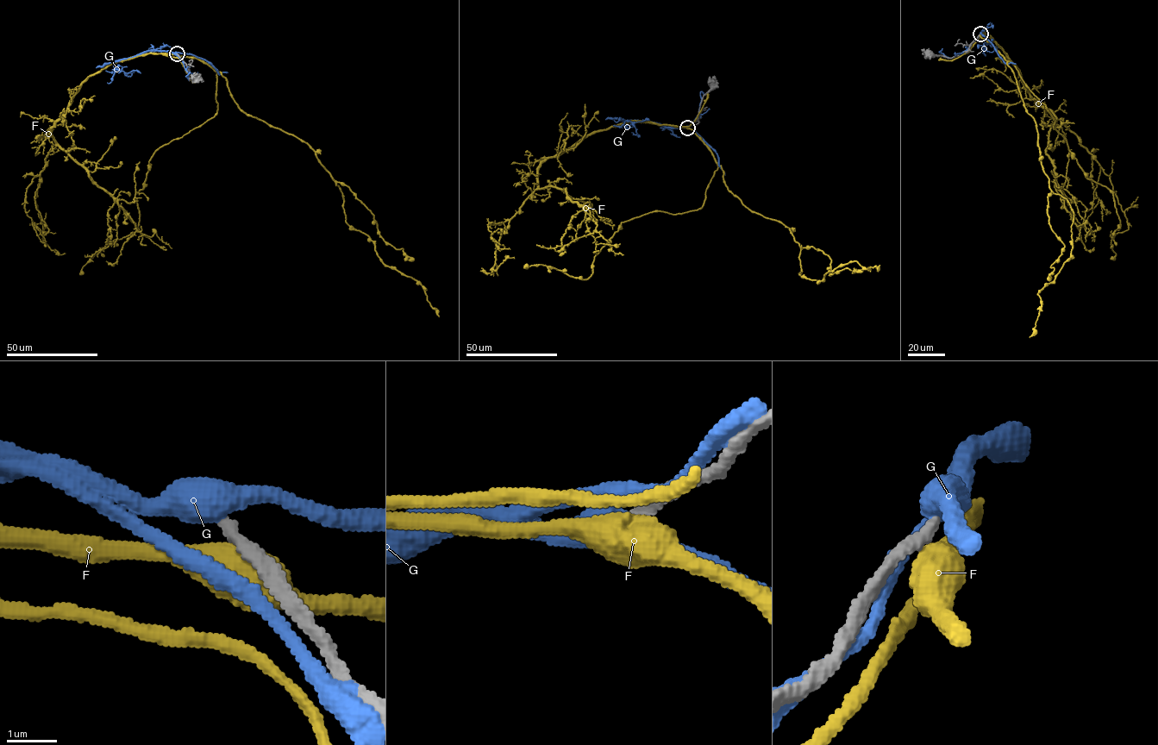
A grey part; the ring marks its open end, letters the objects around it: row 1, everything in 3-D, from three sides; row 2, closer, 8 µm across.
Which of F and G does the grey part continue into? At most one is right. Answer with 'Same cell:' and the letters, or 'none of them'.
Same cell: none of them

